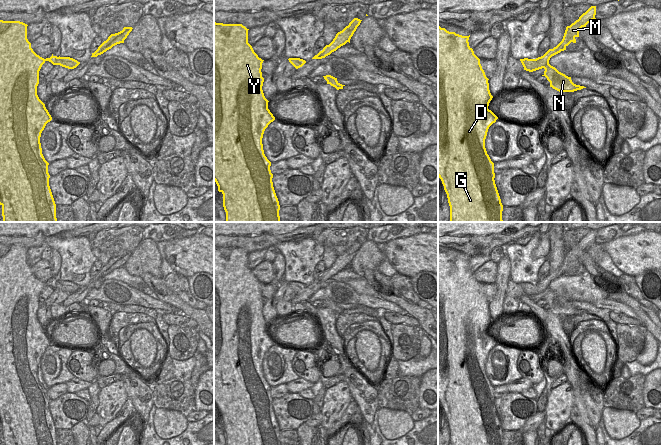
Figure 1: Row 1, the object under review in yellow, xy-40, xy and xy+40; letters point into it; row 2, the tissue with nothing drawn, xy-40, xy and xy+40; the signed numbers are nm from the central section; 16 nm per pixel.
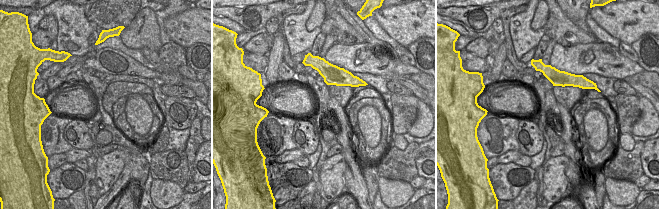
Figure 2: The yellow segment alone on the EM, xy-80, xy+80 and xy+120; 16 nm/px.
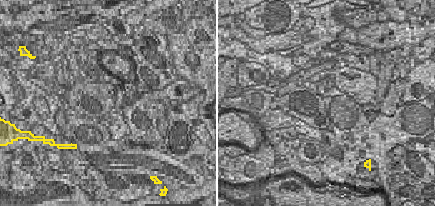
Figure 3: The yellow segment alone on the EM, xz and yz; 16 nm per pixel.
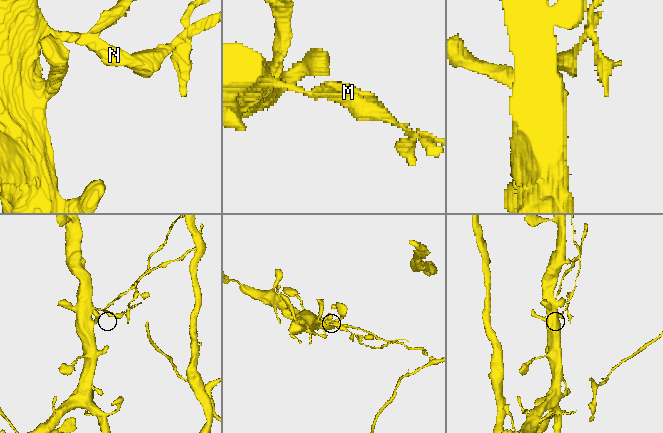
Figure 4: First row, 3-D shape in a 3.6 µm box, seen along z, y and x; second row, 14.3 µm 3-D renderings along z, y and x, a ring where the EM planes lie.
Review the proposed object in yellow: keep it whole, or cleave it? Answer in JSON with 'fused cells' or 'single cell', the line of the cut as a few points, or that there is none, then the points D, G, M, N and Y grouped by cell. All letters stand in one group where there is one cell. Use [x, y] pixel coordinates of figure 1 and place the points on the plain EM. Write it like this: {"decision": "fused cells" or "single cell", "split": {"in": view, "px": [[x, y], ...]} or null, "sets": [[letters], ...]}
{"decision": "fused cells", "split": {"in": "xy-40", "px": [[71, 282], [77, 289]]}, "sets": [["D", "G", "Y"], ["M", "N"]]}

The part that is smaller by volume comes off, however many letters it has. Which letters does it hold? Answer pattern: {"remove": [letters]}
{"remove": ["M", "N"]}

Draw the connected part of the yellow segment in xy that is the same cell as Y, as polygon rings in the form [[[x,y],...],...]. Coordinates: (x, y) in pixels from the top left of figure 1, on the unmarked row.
[[[214,246],[214,405],[218,415],[223,418],[223,431],[226,436],[226,445],[280,445],[280,429],[273,411],[273,398],[271,397],[271,386],[264,378],[262,362],[265,353],[275,344],[268,333],[268,324],[265,322],[262,310],[262,287],[264,284],[258,281],[252,270],[248,267],[248,254],[242,248],[223,248]]]

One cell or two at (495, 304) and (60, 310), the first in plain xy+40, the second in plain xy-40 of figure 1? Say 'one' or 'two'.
two

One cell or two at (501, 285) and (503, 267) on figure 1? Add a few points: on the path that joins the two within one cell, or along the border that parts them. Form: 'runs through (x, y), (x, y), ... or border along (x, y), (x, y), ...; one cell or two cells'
runs through (501, 281), (503, 271); one cell

